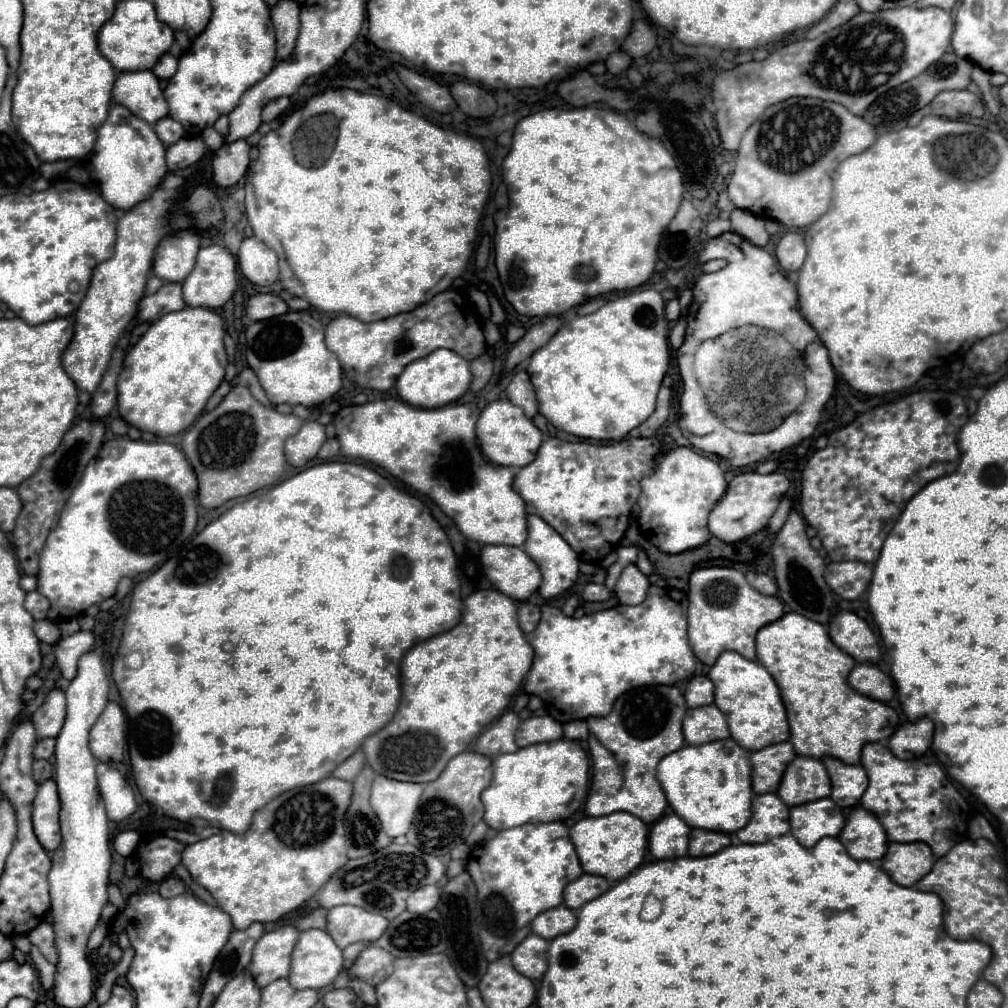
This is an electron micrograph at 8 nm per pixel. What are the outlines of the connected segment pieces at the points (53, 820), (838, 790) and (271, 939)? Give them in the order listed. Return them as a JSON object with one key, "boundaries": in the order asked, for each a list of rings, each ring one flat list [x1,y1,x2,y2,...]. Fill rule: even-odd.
{"boundaries":[[[44,780,38,784,38,792,32,804,32,826,38,842,46,850,56,850,60,846,60,822,58,822,58,812,60,812,60,800,56,792,54,780]],[[824,756,822,764,828,770,832,780,832,794,830,798,840,804,840,808,852,808,860,802,860,796,868,788,866,772,860,764,846,764,838,758]],[[282,926,278,930,266,932,254,948,250,962,250,972,260,988,268,986,272,980,286,978,290,972,290,954,298,942,300,930,296,926]]]}

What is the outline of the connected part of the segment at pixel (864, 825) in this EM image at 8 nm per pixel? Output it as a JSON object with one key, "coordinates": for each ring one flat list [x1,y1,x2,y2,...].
{"coordinates":[[856,806,850,810,848,820,838,834,838,840,846,846,854,860,880,860,886,852,888,838,882,824,872,812]]}

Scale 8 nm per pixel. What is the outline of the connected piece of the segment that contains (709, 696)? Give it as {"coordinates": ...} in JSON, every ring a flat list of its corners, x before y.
{"coordinates":[[694,676,686,686,684,698,690,708,708,706,714,702,714,684,706,676]]}

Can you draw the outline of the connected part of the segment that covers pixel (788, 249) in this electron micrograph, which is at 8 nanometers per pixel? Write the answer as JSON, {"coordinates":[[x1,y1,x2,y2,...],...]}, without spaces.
{"coordinates":[[788,232,780,238,778,246,776,246,776,258,778,258,778,264,786,270,786,272,792,272,792,270,798,270,802,264,804,264,804,258,806,258,806,244,804,244,804,238,796,232]]}

